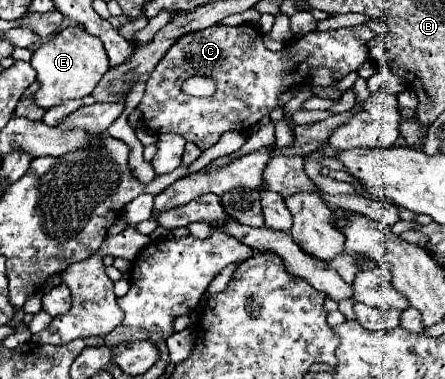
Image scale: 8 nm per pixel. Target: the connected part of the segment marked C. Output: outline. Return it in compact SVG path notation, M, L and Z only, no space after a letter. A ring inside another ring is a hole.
M371 19L369 23L357 27L311 31L305 37L293 39L281 51L269 51L263 45L261 33L253 25L215 25L205 31L183 35L153 69L149 81L145 83L145 95L139 103L139 111L145 117L147 129L155 133L179 131L199 149L207 149L215 145L225 131L239 131L241 127L249 129L259 123L263 115L275 109L279 95L301 85L313 69L325 65L331 69L335 79L357 71L369 59L367 43L383 33L387 33L387 23L381 19ZM191 75L217 77L215 95L185 95L181 85Z

